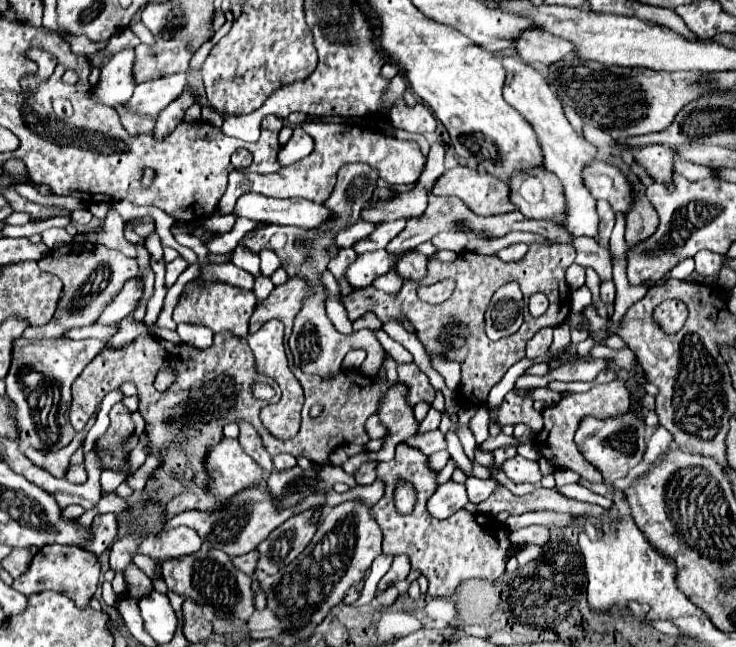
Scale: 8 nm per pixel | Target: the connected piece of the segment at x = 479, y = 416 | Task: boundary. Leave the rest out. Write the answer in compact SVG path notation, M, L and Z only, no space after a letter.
M486 406L478 408L476 416L470 420L470 428L472 428L478 444L488 438L488 410L486 410Z

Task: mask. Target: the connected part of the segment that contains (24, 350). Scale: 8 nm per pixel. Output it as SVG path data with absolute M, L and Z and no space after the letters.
M14 340L10 372L4 378L6 394L16 404L18 420L18 440L30 444L42 452L58 452L68 446L74 438L74 428L70 426L68 412L72 392L70 386L76 376L92 362L92 358L104 348L100 340Z

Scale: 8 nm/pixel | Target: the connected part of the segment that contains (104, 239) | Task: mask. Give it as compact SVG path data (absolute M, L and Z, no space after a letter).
M110 204L103 230L99 233L96 231L87 232L87 241L93 244L104 244L108 248L116 248L125 256L136 258L137 250L135 245L125 239L122 230L124 230L124 220L118 216L114 206Z

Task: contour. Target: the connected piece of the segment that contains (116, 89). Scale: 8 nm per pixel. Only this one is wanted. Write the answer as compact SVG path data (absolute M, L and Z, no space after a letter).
M122 50L110 58L100 70L100 80L90 88L90 100L98 100L106 106L116 106L132 96L132 62L134 50Z

